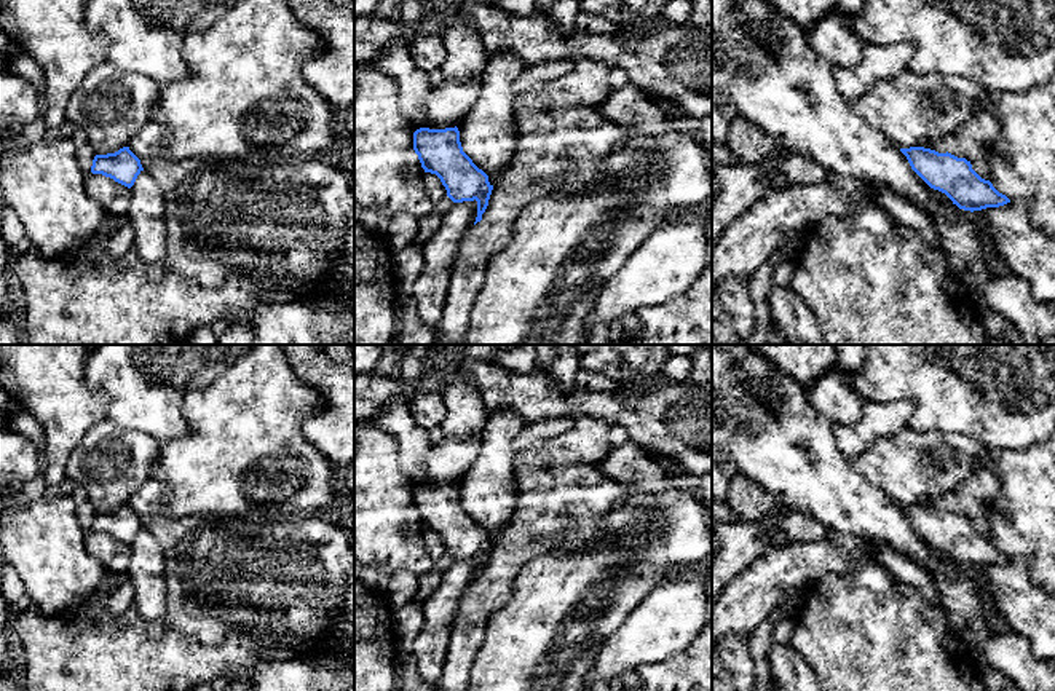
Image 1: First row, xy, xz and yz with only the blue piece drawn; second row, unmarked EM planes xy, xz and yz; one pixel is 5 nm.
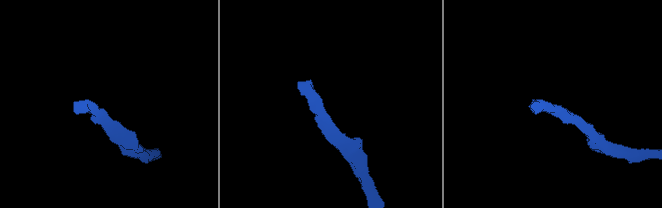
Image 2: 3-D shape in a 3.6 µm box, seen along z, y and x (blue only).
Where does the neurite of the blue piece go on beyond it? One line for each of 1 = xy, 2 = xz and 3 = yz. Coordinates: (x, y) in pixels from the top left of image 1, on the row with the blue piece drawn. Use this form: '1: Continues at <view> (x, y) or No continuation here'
1: No continuation here
2: Continues at xz (395, 59)
3: No continuation here

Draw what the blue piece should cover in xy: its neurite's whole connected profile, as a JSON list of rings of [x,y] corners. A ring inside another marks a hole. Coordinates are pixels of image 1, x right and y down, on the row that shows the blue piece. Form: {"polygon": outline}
{"polygon": [[[123,147],[115,153],[96,155],[91,166],[93,174],[110,177],[128,188],[134,185],[142,171],[140,160],[129,147]]]}

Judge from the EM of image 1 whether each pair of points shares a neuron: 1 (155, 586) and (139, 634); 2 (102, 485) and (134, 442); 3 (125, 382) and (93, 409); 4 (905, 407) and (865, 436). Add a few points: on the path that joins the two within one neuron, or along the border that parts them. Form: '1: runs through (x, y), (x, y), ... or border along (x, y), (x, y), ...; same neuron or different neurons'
1: border along (165, 588), (165, 613), (155, 619), (144, 621); different neurons
2: runs through (110, 474), (110, 469), (126, 454); same neuron
3: border along (83, 369), (83, 382), (109, 398), (107, 418); different neurons
4: runs through (896, 414), (875, 426); same neuron

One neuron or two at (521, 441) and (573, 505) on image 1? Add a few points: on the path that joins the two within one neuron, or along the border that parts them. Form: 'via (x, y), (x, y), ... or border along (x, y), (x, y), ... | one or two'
border along (561, 434), (537, 441), (516, 454) | two

